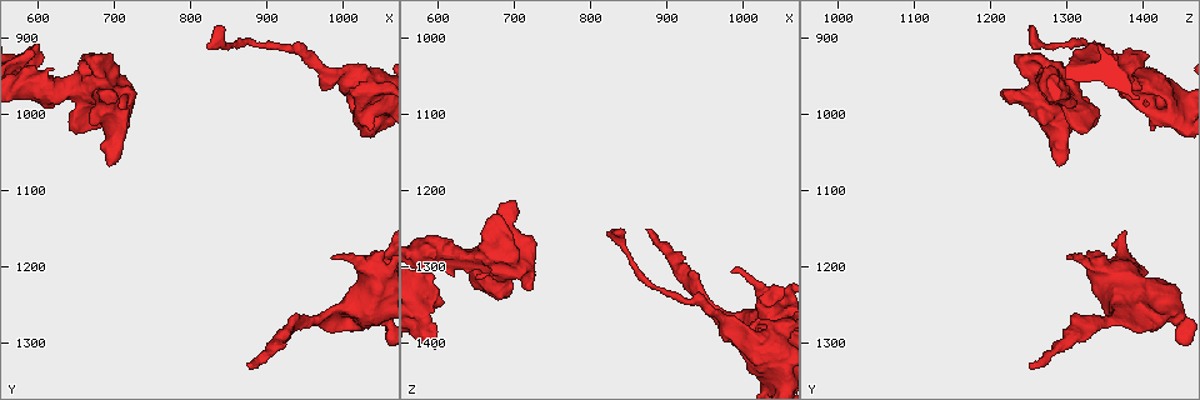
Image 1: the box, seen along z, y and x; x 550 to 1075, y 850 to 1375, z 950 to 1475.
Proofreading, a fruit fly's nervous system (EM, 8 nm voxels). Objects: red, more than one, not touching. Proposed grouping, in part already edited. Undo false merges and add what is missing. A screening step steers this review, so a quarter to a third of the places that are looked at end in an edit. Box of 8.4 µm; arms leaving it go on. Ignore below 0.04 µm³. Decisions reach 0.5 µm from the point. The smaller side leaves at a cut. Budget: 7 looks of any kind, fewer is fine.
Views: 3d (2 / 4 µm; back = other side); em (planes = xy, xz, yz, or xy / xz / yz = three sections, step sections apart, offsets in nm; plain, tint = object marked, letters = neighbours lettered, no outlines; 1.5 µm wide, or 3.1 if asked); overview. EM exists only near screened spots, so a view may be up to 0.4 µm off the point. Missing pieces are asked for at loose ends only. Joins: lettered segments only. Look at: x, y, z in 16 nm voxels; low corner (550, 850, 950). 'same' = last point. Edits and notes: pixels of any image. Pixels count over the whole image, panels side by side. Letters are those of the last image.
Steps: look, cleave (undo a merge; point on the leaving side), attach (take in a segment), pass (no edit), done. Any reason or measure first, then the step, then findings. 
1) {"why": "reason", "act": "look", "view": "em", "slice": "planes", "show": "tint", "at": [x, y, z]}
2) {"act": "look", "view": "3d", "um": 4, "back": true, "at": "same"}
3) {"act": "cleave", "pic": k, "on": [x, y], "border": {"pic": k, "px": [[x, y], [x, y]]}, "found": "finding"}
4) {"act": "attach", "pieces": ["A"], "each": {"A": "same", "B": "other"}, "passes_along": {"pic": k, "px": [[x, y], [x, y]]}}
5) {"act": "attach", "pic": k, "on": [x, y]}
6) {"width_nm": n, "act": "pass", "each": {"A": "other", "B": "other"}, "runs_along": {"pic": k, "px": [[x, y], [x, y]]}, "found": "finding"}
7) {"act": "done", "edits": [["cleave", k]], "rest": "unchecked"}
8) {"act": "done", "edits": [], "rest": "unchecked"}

{"why": "branch stops here", "act": "look", "view": "em", "slice": "planes", "show": "letters", "at": [605, 920, 1400]}

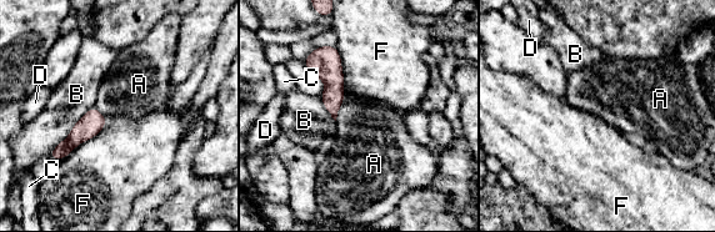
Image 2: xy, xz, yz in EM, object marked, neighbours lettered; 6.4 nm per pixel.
{"longest_contact_nm": ["B", 460], "act": "pass", "each": {"A": "other", "B": "other", "C": "other", "D": "other", "F": "other"}, "found": "none of them fits"}

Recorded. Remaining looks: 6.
{"why": "free end", "act": "look", "view": "em", "slice": "xy", "step": 8, "show": "letters", "at": [690, 1070, 1285]}

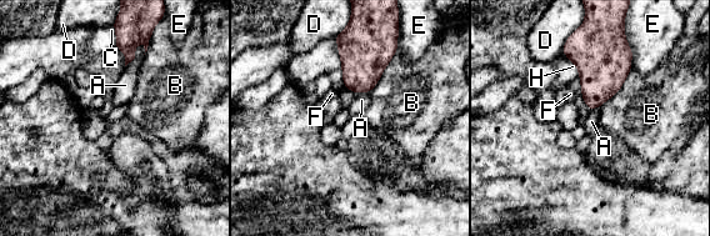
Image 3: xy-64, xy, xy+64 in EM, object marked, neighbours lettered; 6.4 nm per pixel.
{"why": "cut it another way", "act": "look", "view": "em", "slice": "planes", "show": "letters", "at": "same"}

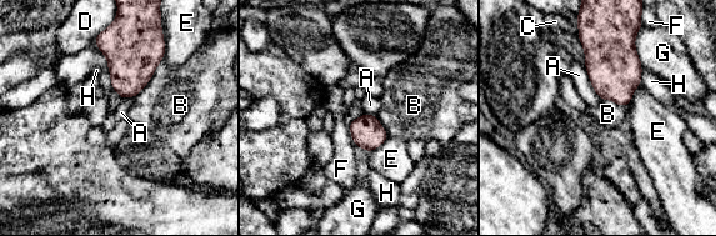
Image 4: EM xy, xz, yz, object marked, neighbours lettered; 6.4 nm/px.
{"longest_contact_nm": ["B", 320], "act": "pass", "each": {"A": "other", "B": "other", "C": "other", "D": "other", "E": "other", "F": "other", "G": "other", "H": "other"}, "found": "no lettered segment goes on from it"}

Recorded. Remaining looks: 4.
{"why": "branch stops here", "act": "look", "view": "3d", "um": 4, "at": [700, 975, 1210]}

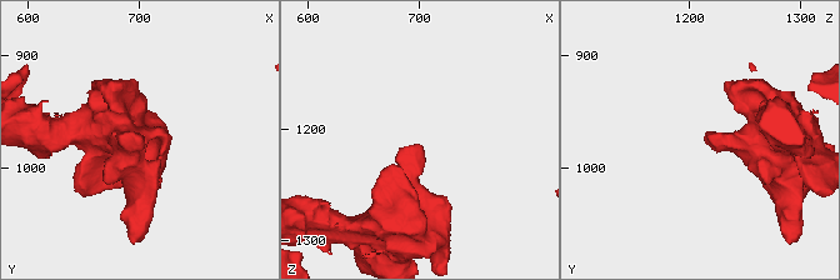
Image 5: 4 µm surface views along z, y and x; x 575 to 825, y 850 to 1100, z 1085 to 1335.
{"why": "now the EM", "act": "look", "view": "em", "slice": "xz", "step": 8, "show": "tint", "at": [700, 972, 1212]}

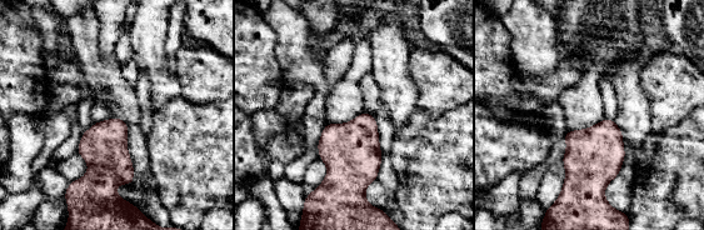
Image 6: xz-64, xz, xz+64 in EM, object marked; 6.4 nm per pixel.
{"act": "look", "view": "em", "slice": "planes", "show": "letters", "at": "same"}

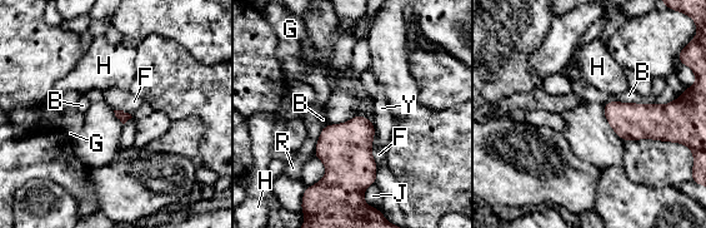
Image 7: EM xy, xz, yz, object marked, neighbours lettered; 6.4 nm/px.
{"act": "pass", "each": {"B": "other", "F": "other", "G": "other", "H": "other", "J": "other", "R": "other", "Y": "other"}, "border": {"pic": 7, "px": [[374, 133], [371, 155], [377, 169]]}, "found": "no lettered segment goes on from it"}

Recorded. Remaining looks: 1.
{"act": "done", "edits": [], "rest": "unchecked"}

